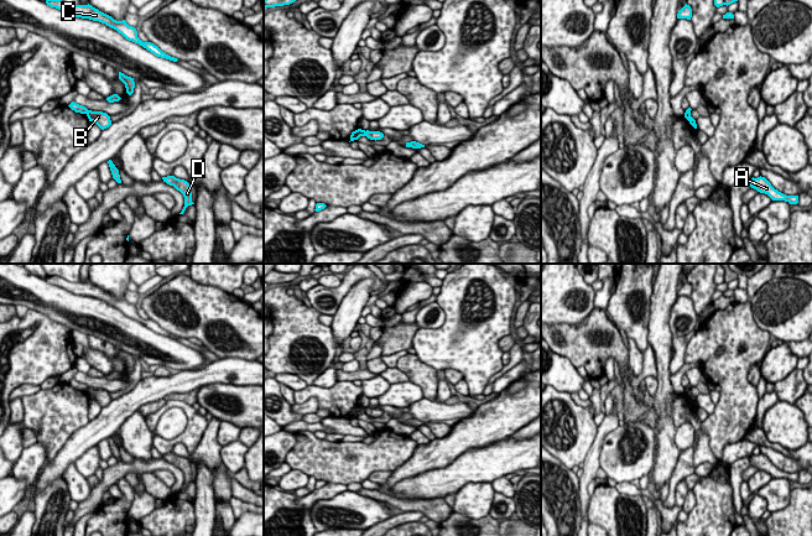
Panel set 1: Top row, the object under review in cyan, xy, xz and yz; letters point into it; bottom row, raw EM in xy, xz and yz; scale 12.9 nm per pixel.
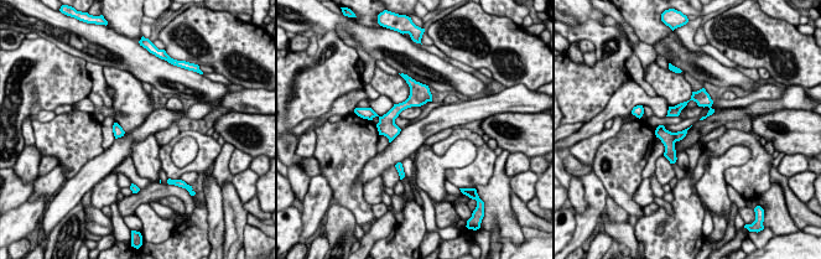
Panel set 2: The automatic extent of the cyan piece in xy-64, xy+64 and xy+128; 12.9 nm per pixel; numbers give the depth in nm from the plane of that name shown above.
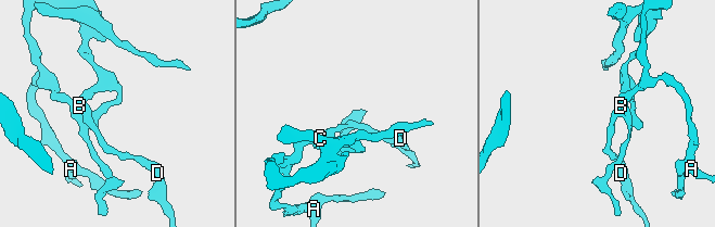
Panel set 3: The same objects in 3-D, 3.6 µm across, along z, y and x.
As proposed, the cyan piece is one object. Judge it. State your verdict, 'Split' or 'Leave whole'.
Split

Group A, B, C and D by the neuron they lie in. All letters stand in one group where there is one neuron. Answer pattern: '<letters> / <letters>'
A C / B D

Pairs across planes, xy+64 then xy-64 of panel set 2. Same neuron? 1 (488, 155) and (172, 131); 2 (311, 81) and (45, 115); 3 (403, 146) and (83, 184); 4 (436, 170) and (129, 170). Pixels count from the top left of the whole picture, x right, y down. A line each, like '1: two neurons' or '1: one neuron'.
1: two neurons
2: two neurons
3: one neuron
4: two neurons

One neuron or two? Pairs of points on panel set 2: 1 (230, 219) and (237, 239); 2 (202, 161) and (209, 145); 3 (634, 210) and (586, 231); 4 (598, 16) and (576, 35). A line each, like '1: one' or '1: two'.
1: one
2: one
3: two
4: two

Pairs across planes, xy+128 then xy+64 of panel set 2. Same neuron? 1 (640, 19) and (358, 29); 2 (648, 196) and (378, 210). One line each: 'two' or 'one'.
1: two
2: two

